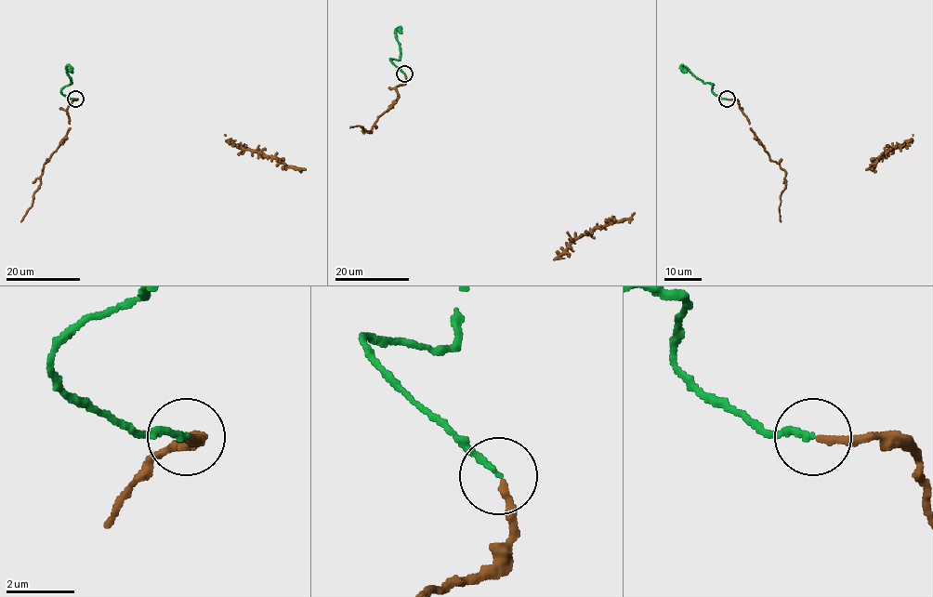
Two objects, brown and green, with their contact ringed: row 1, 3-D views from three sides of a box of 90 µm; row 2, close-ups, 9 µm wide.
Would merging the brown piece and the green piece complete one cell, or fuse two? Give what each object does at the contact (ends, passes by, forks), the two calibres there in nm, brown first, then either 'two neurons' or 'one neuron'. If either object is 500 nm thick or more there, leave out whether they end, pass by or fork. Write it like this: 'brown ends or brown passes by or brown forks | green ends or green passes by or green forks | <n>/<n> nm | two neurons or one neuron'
brown ends | green ends | 200/170 nm | one neuron

